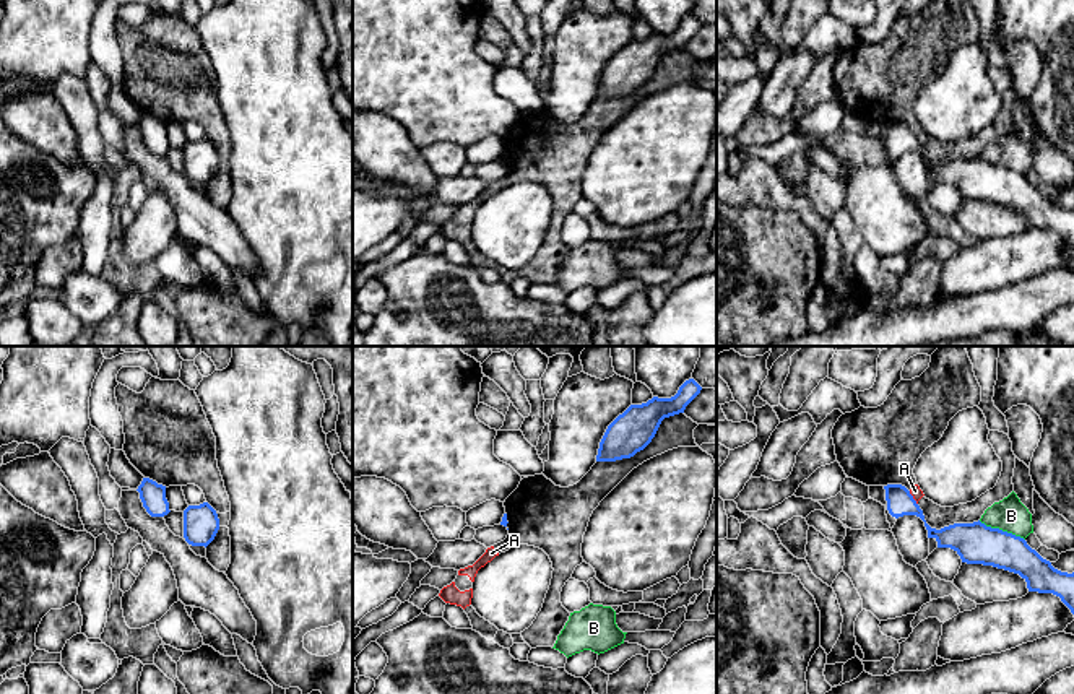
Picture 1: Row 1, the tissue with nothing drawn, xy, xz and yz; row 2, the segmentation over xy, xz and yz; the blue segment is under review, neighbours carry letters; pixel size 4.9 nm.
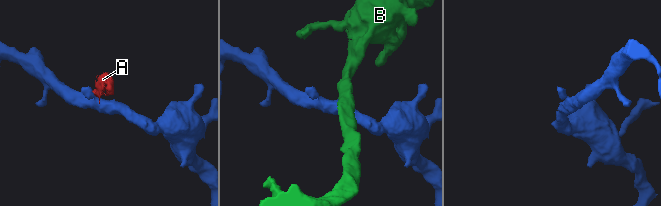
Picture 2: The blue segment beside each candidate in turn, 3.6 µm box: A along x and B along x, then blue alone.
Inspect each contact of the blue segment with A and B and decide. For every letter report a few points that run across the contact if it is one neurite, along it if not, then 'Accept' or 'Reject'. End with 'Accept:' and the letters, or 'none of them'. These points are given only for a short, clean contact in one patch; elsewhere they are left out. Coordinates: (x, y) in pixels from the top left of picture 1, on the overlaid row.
A: Line: yz (909, 491), (917, 504). Reject
B: Line: yz (978, 520), (1019, 535), (1024, 540). Reject
Accept: none of them

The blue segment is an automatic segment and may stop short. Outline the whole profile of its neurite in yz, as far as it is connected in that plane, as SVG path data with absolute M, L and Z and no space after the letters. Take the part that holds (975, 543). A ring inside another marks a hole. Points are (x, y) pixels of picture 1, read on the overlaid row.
M887 484L886 501L892 517L916 515L925 522L928 538L938 541L938 548L954 549L962 562L983 564L1019 574L1029 592L1053 593L1074 614L1074 572L1061 572L1043 559L1027 541L985 523L954 523L941 530L931 528L923 510L902 484Z

